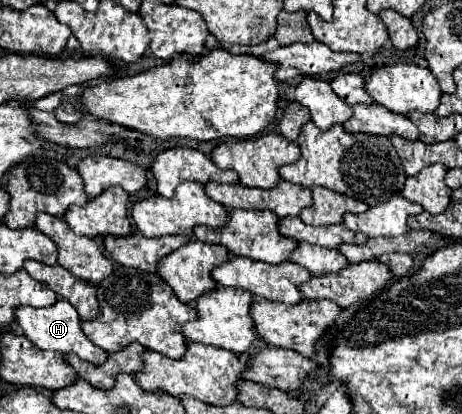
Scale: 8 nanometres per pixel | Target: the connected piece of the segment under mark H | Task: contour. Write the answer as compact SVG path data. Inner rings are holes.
M58 299L52 307L48 309L36 309L36 307L20 307L16 309L16 323L22 327L24 335L40 349L48 349L48 351L58 351L62 355L66 353L74 353L78 355L82 361L94 363L94 365L102 365L108 359L108 353L104 349L100 349L98 345L94 345L84 333L82 333L82 323L80 323L80 315L78 311L66 301L66 299Z

